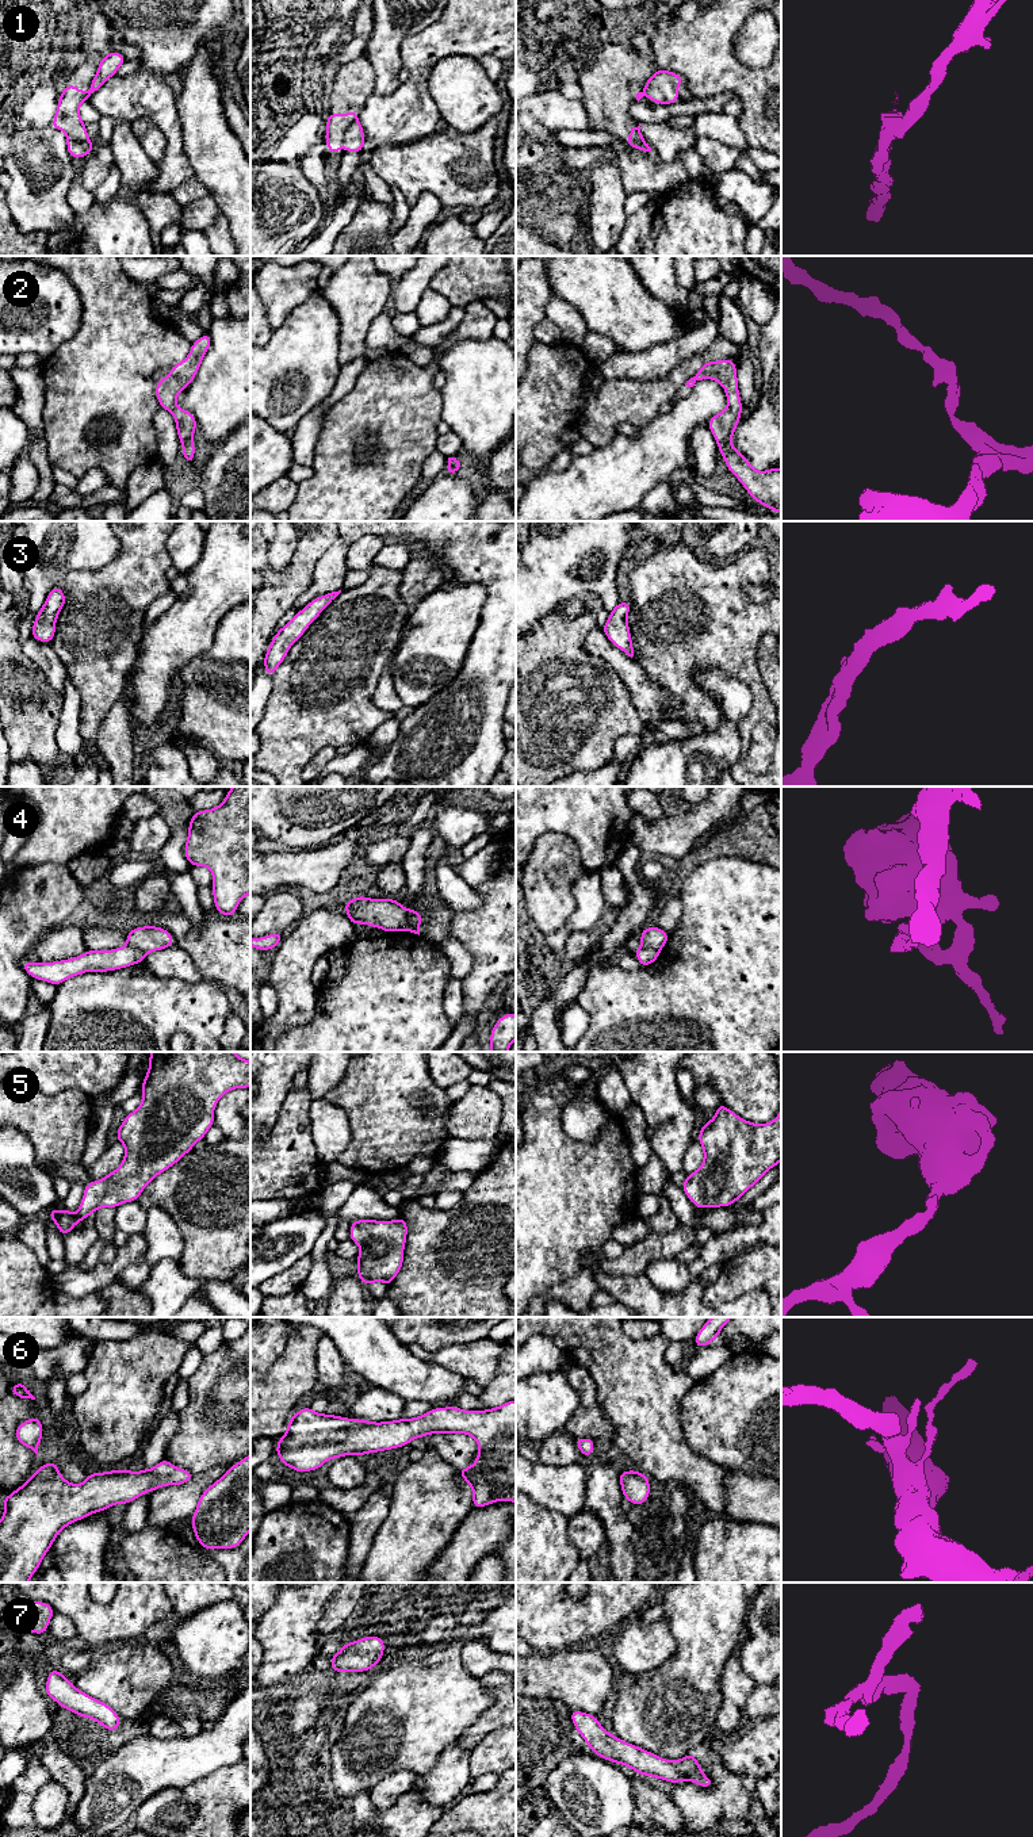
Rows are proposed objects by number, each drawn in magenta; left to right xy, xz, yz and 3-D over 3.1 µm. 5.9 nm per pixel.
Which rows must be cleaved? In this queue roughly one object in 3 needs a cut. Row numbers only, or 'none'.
1, 4

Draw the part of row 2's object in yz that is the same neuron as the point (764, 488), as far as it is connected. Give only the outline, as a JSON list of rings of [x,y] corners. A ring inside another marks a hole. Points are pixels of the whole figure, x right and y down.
[[[732,359],[705,361],[685,386],[693,387],[696,382],[703,379],[719,382],[726,391],[727,409],[712,416],[707,425],[719,445],[719,453],[723,456],[728,471],[739,479],[755,502],[772,512],[781,513],[781,468],[757,471],[749,459],[731,444],[742,416],[737,363]]]

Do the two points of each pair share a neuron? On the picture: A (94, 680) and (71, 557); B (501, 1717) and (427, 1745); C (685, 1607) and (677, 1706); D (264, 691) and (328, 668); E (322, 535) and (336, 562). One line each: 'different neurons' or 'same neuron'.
A: different neurons
B: different neurons
C: same neuron
D: different neurons
E: different neurons

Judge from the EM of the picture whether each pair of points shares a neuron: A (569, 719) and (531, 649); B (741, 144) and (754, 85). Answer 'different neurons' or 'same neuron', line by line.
A: same neuron
B: different neurons

